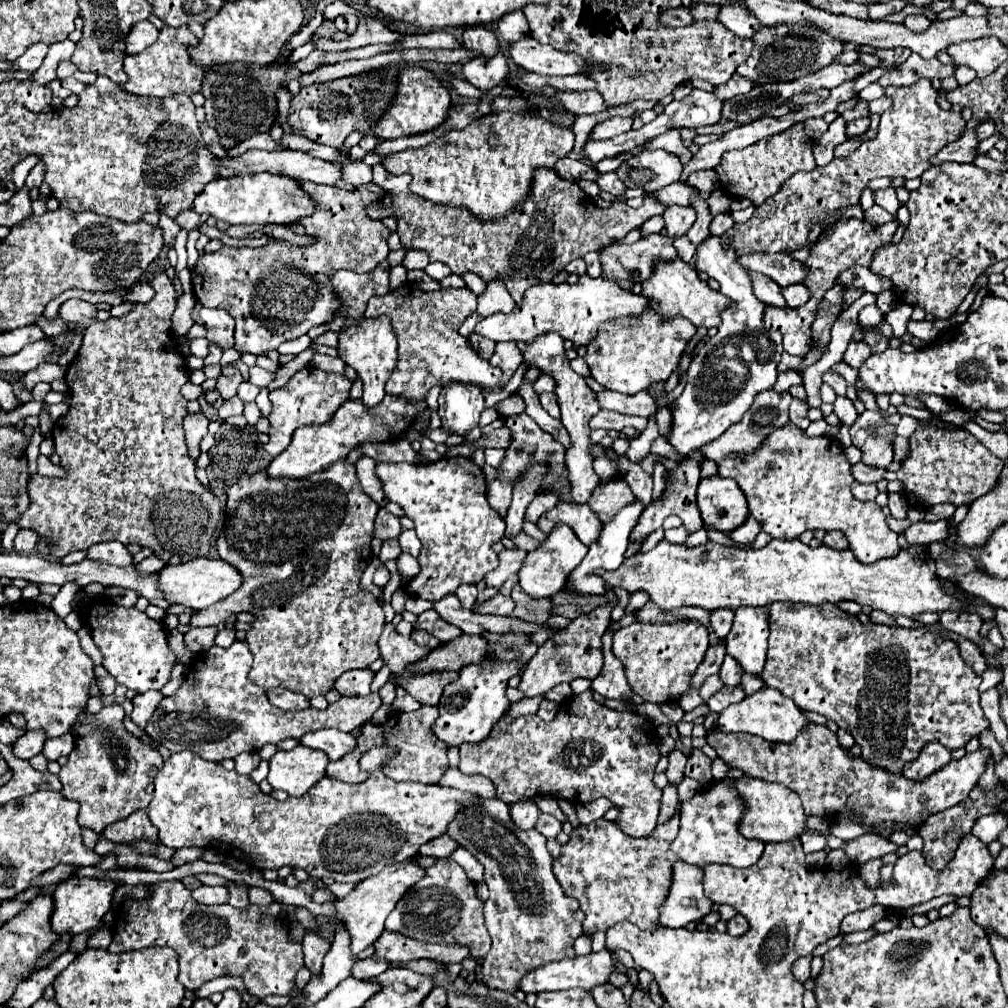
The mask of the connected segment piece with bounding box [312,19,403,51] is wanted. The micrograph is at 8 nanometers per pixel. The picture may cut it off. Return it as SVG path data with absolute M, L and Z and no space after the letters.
M359 19L357 31L342 41L319 38L313 36L312 42L316 49L321 51L345 51L355 49L355 47L365 47L371 43L387 43L387 45L397 45L403 41L403 35L397 31L391 31L377 19Z

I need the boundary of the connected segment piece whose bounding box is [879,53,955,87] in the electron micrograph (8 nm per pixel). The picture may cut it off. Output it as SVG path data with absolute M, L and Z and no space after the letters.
M911 53L895 71L883 75L879 83L887 85L913 85L919 79L947 79L955 73L955 65L945 65L939 59L923 59L917 53Z

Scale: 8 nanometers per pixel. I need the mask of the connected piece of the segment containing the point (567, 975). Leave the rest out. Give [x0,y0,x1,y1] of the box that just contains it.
[521,949,615,993]

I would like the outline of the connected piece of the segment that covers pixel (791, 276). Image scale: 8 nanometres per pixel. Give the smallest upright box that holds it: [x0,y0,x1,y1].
[739,253,809,287]

